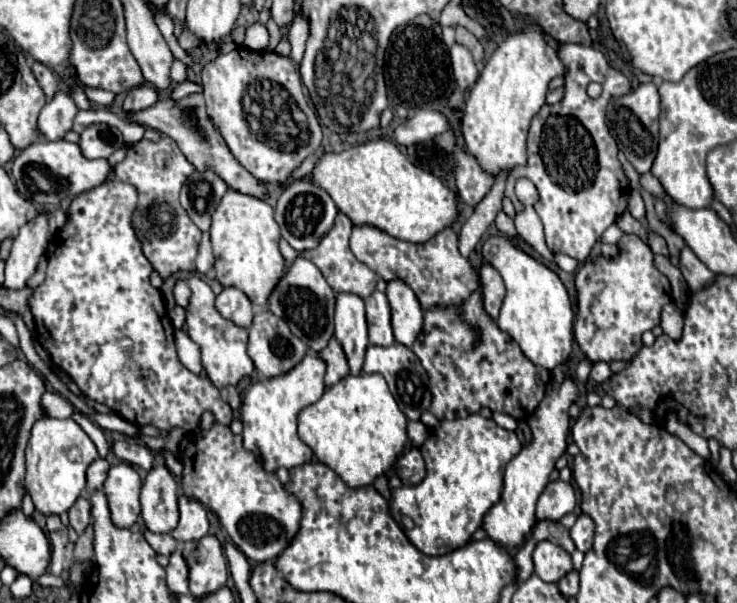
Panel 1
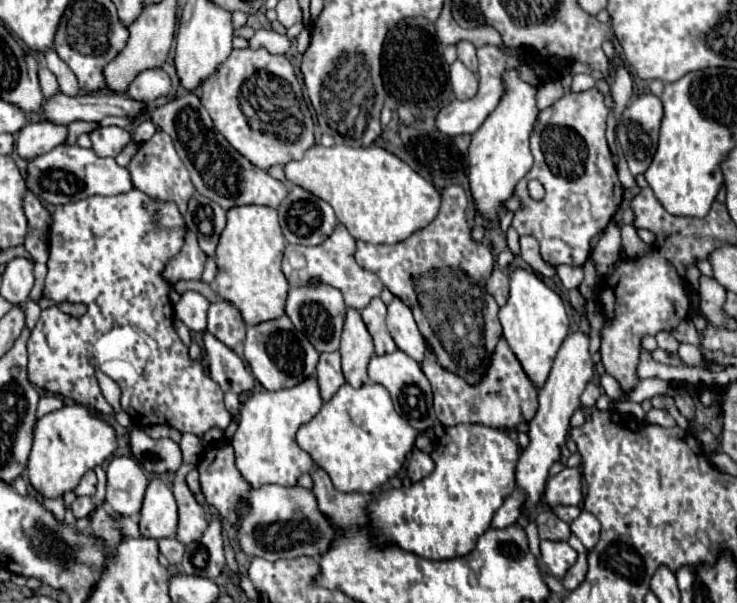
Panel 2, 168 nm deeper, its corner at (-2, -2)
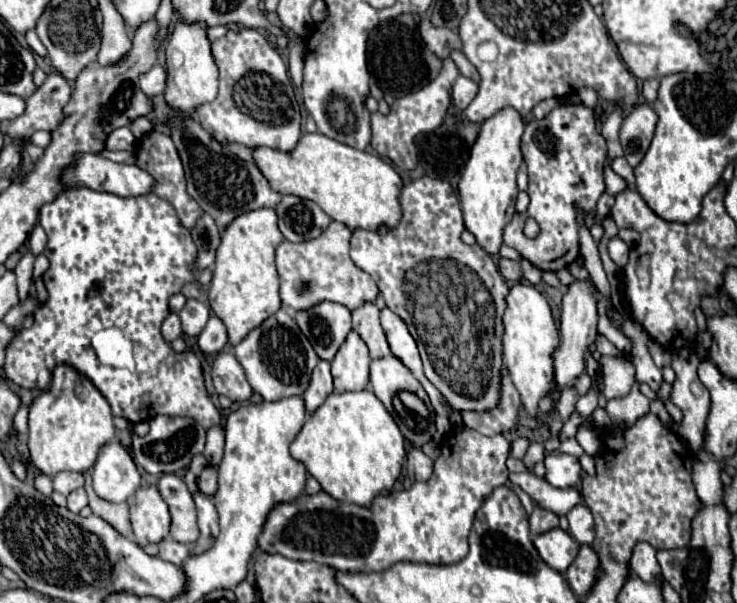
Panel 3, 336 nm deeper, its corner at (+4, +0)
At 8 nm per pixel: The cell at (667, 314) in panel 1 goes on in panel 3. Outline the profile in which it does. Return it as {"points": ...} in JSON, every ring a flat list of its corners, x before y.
{"points":[[676,354,672,356,672,368,676,372,676,382,672,384,670,400,682,410,684,418,672,426,672,430,698,452,704,442,704,422,710,410,710,394,706,386,698,380,696,368,700,360,696,354]]}

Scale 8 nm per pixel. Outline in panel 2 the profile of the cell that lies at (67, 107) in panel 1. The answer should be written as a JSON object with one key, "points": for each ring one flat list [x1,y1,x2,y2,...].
{"points":[[38,120,26,124,16,140,16,150,24,160,32,160,40,154,46,154,54,146,62,144,68,138,68,126,54,124,50,120]]}

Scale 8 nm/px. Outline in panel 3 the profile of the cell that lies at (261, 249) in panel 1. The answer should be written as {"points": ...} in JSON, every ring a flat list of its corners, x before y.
{"points":[[272,208,246,212,222,232,208,300,212,314,224,322,232,346,242,342,250,330,258,328,280,308,274,252,282,240,284,236,278,230,278,216]]}

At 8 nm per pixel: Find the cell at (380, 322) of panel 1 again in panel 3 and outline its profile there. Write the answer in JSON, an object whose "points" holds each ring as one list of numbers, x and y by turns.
{"points":[[372,302,360,306,358,310,352,312,354,332,366,342,372,358,382,358,382,356,390,354,390,348,388,348,388,342,386,342,378,316,380,316,380,310]]}

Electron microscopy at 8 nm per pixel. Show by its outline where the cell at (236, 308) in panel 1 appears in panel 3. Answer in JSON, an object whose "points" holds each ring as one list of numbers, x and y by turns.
{"points":[[214,314,210,316,206,328,202,330,202,334,198,336,198,346,204,354,218,354,224,350,228,342,228,336,226,336,226,328,222,324,222,320,218,320]]}

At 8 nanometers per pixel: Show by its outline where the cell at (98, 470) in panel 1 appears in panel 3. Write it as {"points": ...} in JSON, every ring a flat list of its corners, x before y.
{"points":[[58,472,52,478,52,484,54,484,54,492,68,496,74,488,84,486,84,476,80,472]]}

